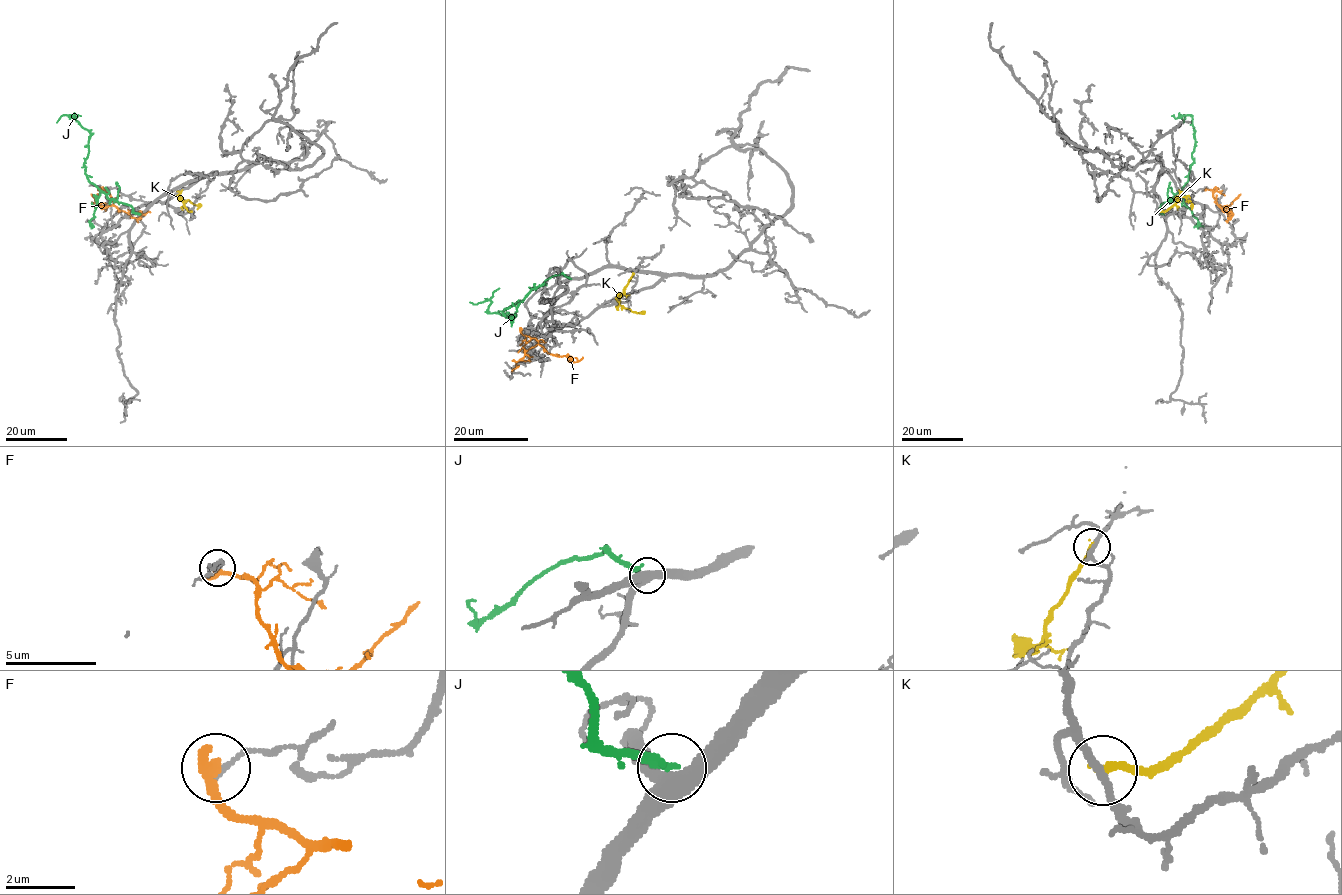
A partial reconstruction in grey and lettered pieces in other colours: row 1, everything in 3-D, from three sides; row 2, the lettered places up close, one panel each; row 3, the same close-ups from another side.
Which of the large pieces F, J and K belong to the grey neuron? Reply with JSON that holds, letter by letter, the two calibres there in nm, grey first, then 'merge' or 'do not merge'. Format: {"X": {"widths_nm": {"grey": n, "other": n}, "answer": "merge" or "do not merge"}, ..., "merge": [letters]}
{"F": {"widths_nm": {"grey": 150, "other": 360}, "answer": "do not merge"}, "J": {"widths_nm": {"grey": 420, "other": 240}, "answer": "do not merge"}, "K": {"widths_nm": {"grey": 240, "other": 240}, "answer": "do not merge"}, "merge": []}

